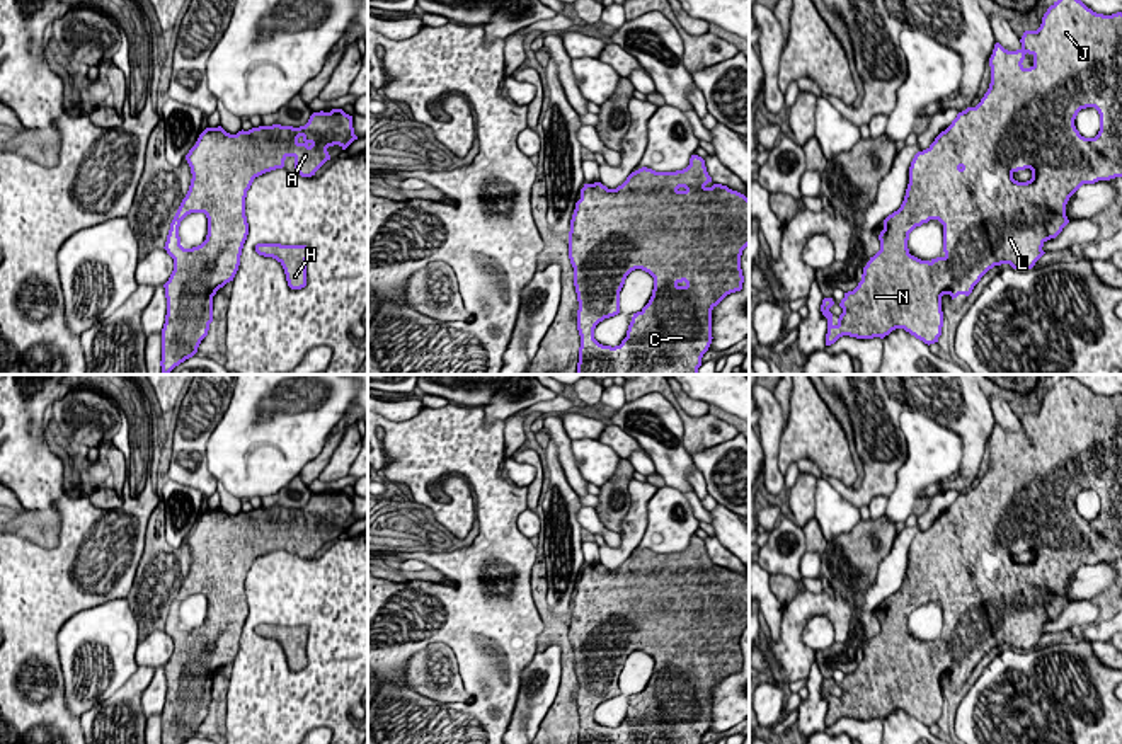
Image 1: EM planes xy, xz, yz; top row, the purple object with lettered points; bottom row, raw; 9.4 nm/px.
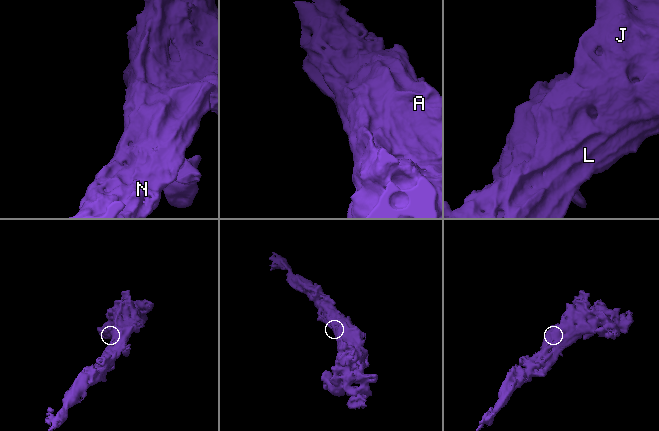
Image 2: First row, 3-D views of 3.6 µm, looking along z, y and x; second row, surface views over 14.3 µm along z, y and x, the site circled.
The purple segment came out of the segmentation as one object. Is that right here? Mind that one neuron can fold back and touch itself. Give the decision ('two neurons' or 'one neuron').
one neuron

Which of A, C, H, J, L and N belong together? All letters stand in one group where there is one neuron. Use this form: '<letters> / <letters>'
A C H J L N

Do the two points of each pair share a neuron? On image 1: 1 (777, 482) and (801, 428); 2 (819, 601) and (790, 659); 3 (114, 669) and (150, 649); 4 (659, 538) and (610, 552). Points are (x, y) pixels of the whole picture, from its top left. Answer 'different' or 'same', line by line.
1: different
2: same
3: different
4: different

